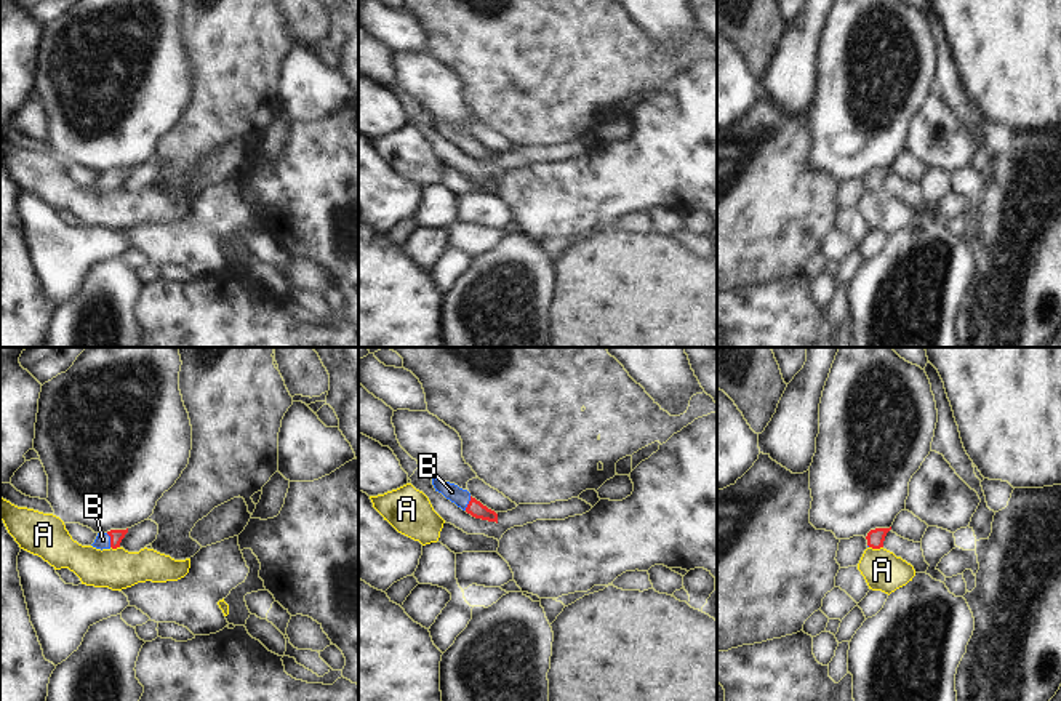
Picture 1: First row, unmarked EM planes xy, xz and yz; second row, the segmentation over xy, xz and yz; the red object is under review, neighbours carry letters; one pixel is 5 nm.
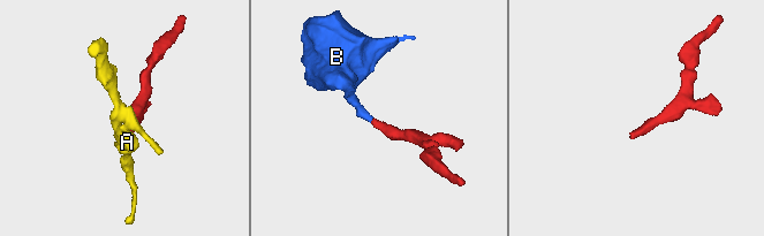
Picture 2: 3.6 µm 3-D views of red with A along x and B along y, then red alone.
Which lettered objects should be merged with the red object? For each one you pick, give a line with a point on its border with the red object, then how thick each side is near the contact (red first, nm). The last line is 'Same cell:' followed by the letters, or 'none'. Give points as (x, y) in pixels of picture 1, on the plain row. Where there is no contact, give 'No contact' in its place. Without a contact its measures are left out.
B: Touches red at xy (111, 181). Thickness 60 nm (red) against 80 nm
Same cell: B.

